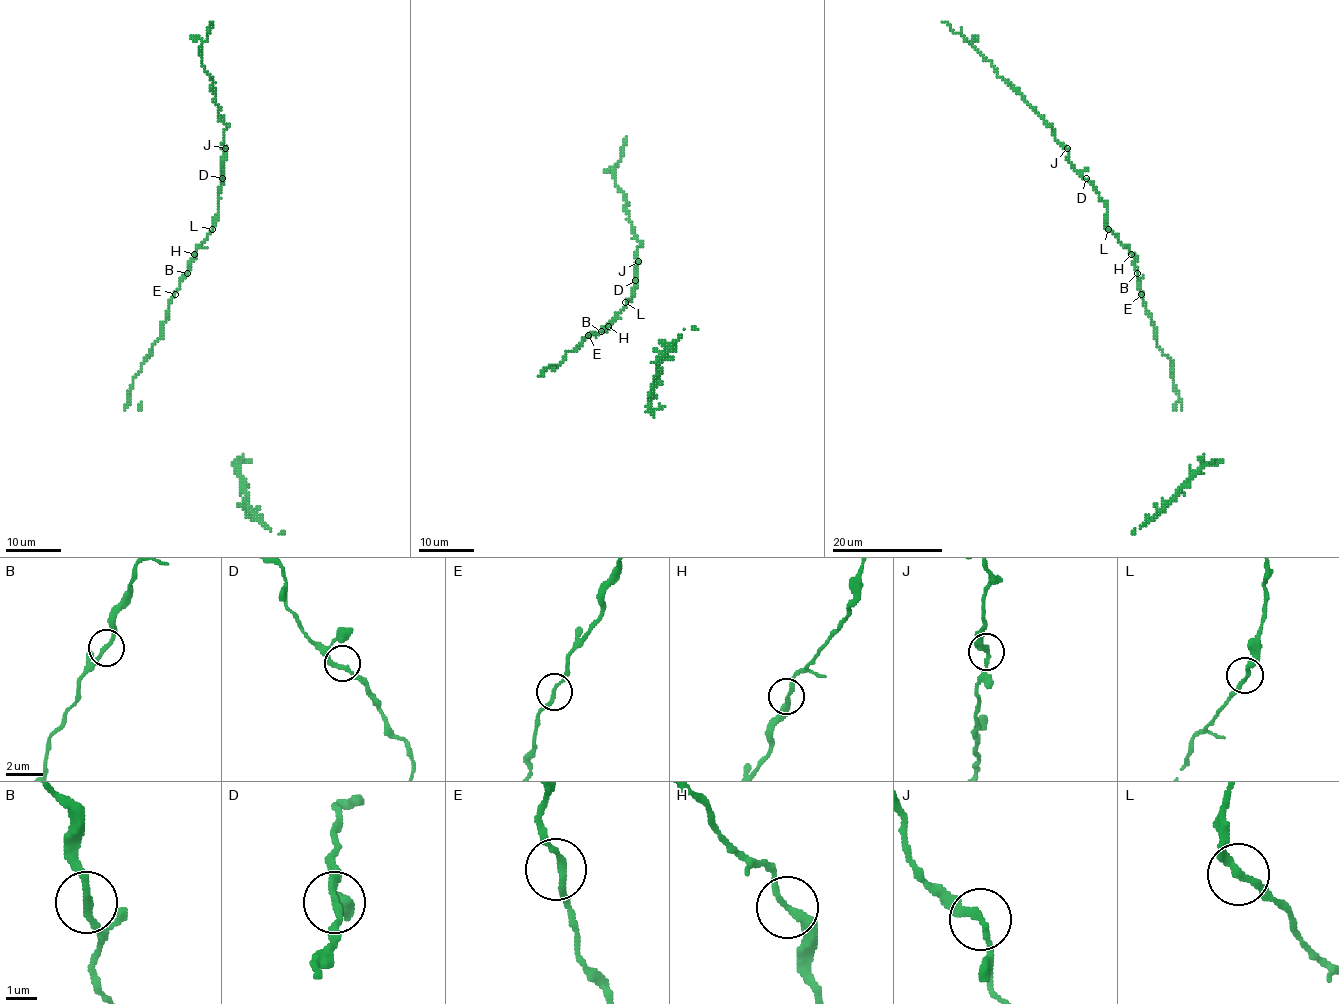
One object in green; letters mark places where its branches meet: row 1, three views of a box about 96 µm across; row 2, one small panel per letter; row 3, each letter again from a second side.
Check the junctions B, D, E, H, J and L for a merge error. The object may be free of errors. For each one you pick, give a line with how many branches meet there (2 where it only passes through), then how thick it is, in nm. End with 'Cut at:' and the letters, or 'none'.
Cut at: none

